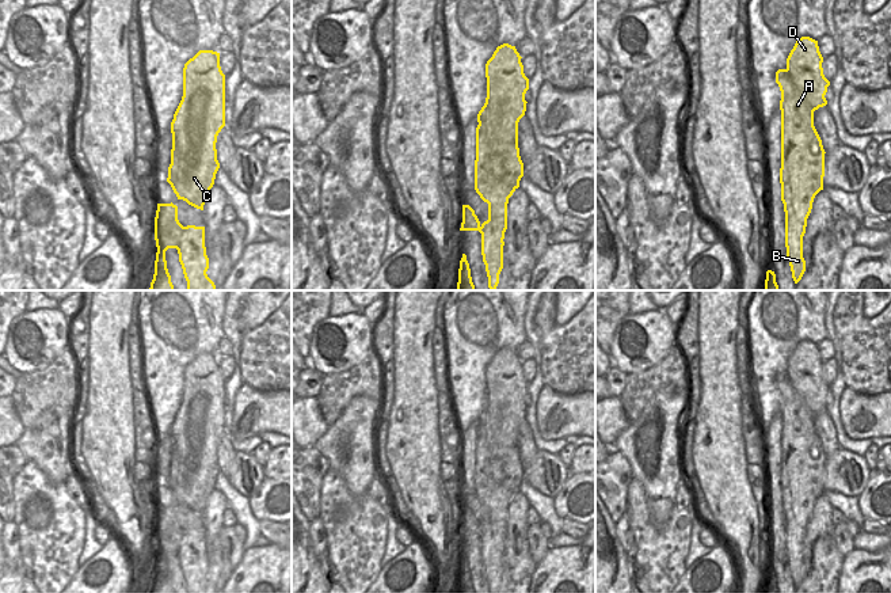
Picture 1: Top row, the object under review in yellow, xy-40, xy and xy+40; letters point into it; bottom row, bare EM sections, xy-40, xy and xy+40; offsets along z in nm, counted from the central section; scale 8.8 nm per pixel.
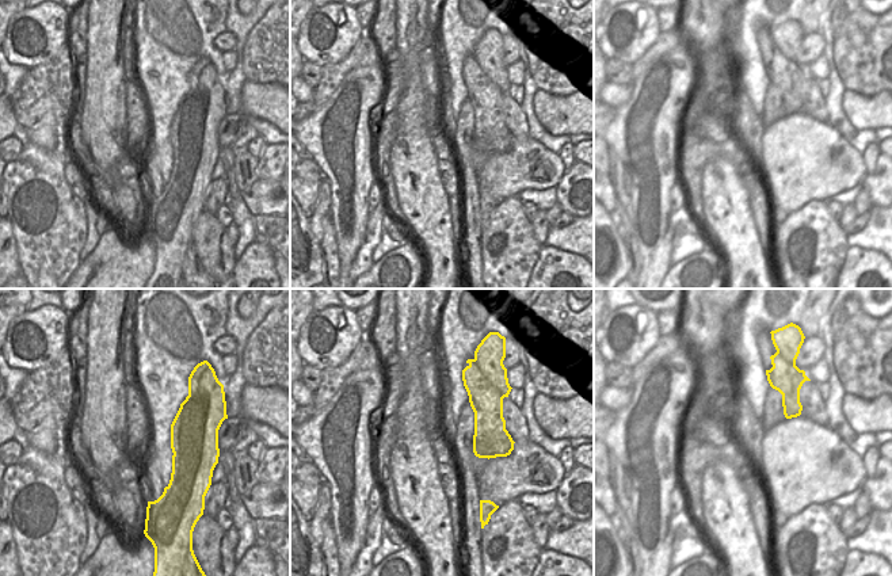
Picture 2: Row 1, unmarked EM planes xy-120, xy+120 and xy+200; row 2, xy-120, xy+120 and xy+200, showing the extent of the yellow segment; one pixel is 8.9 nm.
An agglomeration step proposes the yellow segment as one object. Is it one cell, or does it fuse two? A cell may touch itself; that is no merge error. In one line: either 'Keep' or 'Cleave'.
Cleave.

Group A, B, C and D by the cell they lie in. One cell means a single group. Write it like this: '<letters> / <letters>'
A B / C D

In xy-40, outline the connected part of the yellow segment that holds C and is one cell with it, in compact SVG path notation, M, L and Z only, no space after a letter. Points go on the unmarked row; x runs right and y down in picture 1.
M199 354L183 372L183 400L171 426L179 479L171 489L178 503L203 514L220 472L217 440L225 430L225 379L220 357Z

